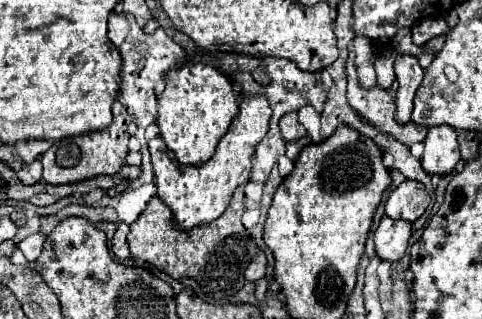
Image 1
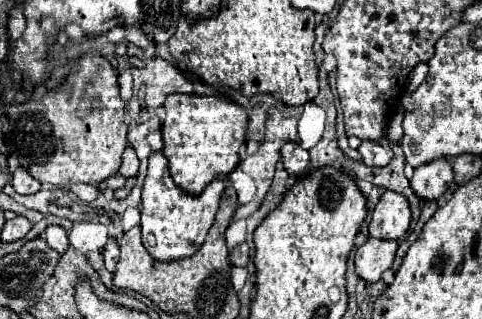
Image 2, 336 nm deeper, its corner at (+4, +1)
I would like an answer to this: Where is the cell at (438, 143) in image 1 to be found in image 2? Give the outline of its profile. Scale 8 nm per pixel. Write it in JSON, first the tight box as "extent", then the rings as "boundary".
{"extent":[411,159,453,201],"boundary":[[[437,159],[435,163],[427,163],[415,169],[411,179],[411,189],[421,199],[437,201],[453,181],[453,167],[449,159]]]}

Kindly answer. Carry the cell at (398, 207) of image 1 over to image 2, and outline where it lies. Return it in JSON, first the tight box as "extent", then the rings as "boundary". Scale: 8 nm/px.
{"extent":[369,191,411,239],"boundary":[[[385,191],[373,211],[369,223],[369,235],[377,239],[401,239],[411,221],[411,209],[407,199],[395,191]]]}

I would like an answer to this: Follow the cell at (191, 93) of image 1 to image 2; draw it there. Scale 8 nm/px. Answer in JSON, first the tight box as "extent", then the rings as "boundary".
{"extent":[163,93,247,193],"boundary":[[[171,93],[165,99],[163,155],[169,161],[173,181],[187,193],[201,193],[217,175],[229,175],[239,159],[239,147],[245,143],[247,113],[237,103],[221,95]]]}

